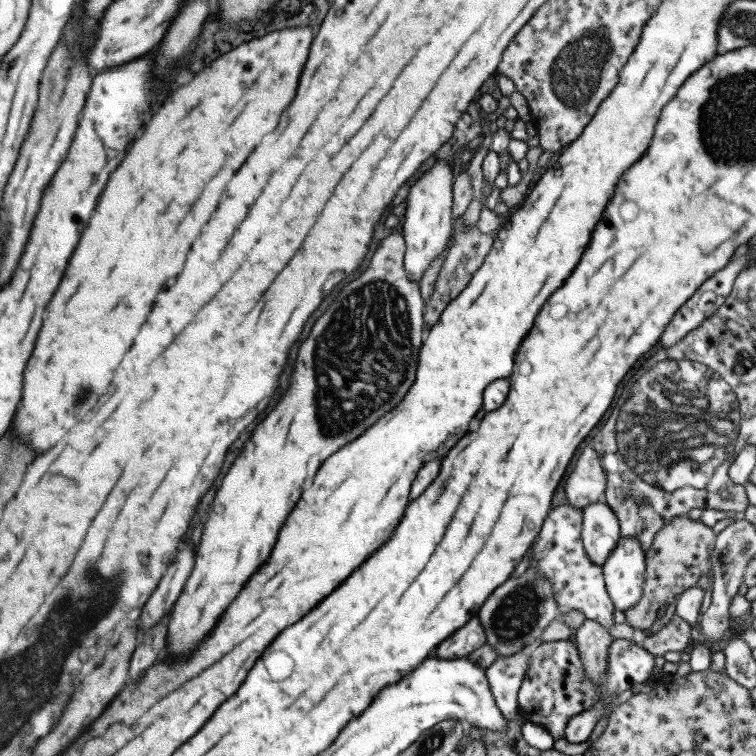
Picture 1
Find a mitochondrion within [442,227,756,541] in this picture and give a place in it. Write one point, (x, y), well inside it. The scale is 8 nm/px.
(681, 425)

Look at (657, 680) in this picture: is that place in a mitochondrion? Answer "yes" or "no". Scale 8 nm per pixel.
no

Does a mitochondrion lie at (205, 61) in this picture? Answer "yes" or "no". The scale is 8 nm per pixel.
no

